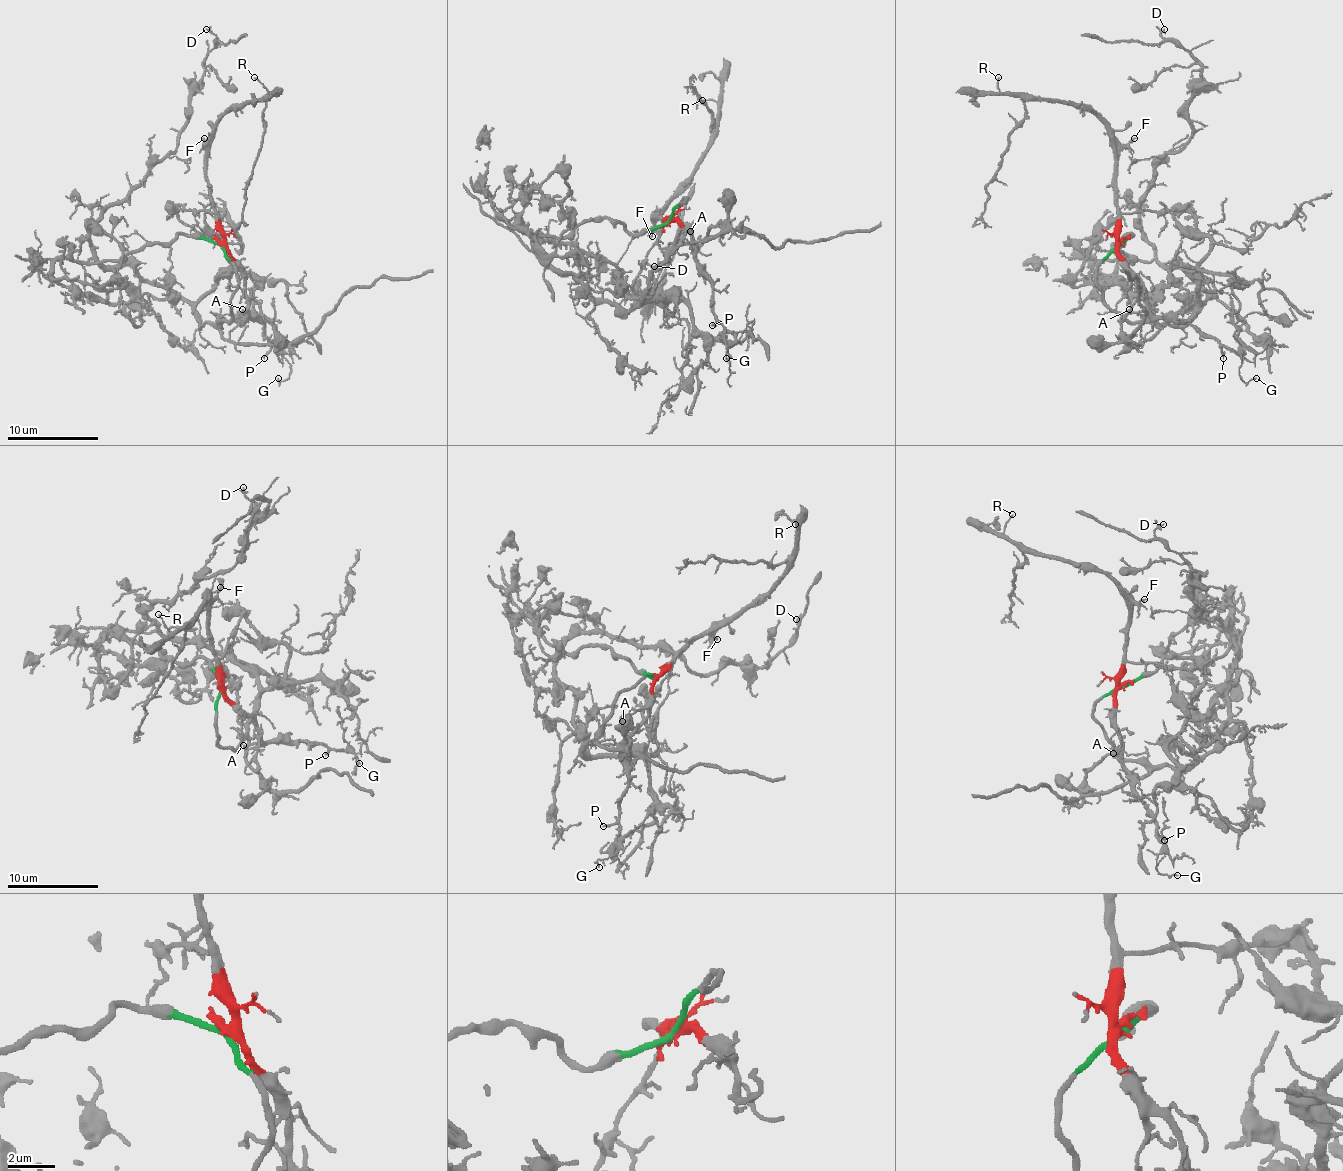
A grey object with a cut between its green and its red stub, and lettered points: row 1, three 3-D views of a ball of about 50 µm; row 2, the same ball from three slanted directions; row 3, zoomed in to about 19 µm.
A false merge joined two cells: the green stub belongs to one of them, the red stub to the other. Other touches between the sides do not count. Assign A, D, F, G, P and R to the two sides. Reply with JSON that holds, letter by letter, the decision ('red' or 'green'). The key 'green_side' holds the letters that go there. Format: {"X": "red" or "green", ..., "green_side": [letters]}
{"A": "red", "D": "green", "F": "red", "G": "red", "P": "red", "R": "red", "green_side": ["D"]}

